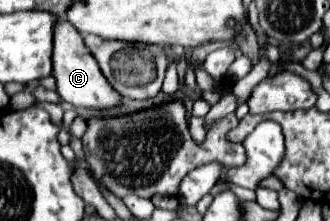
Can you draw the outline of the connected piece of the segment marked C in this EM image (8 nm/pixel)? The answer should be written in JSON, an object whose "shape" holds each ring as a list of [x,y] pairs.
{"shape":[[[60,16],[56,20],[56,26],[52,30],[54,46],[52,46],[52,76],[56,78],[56,92],[60,98],[70,102],[76,108],[108,108],[118,104],[120,96],[114,92],[114,88],[106,82],[102,76],[94,56],[84,48],[82,36],[76,32],[76,28],[66,20],[66,16]]]}

